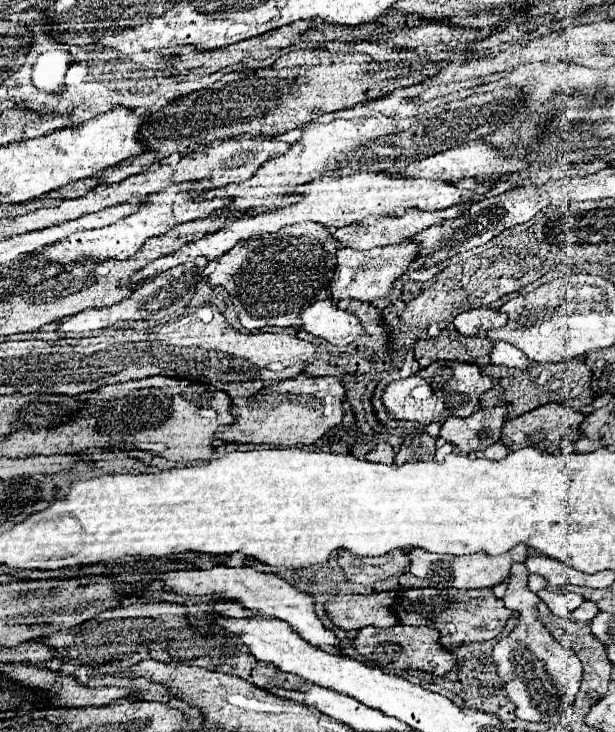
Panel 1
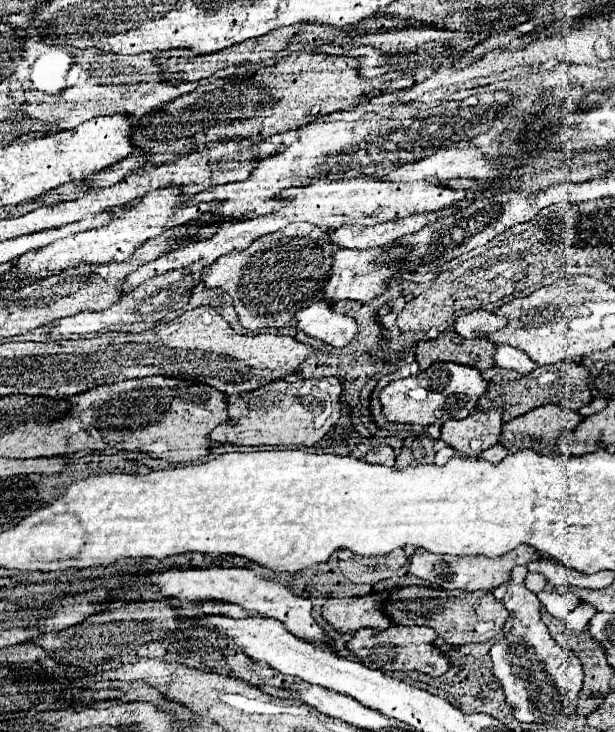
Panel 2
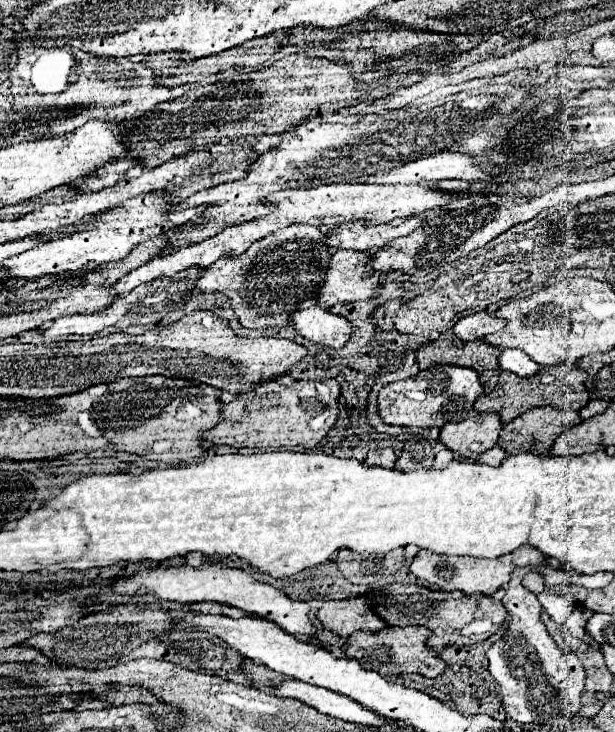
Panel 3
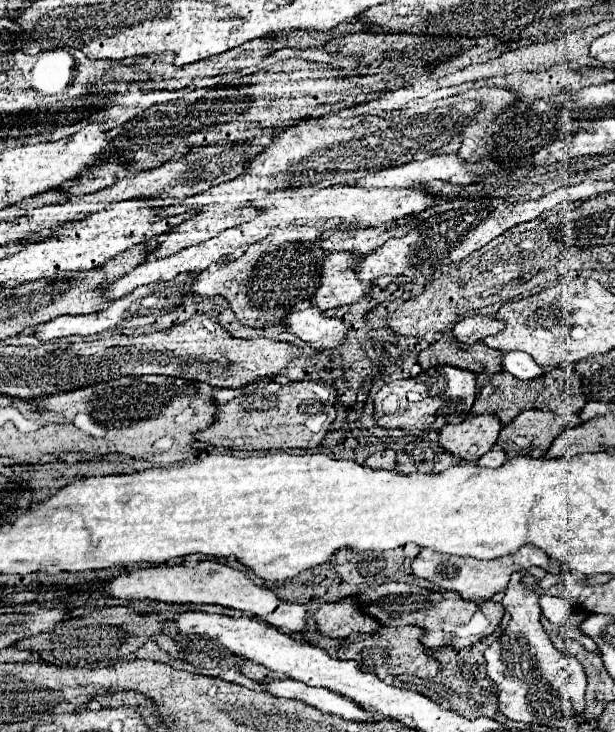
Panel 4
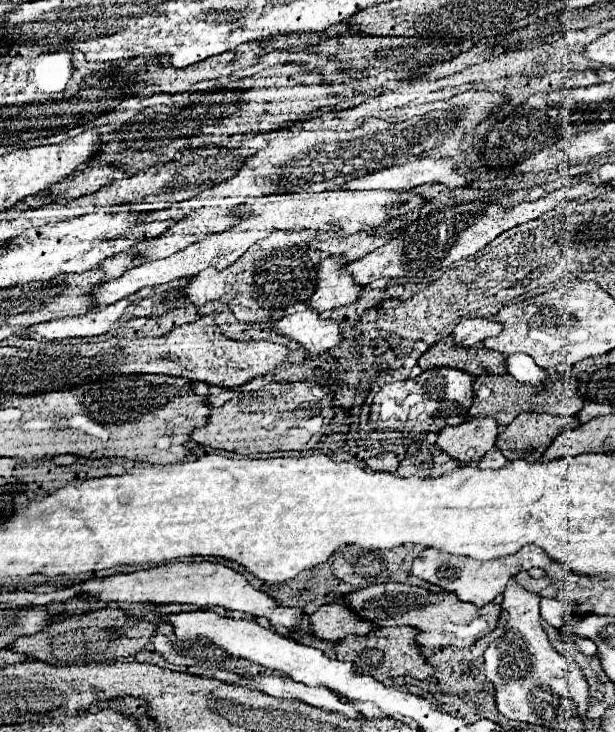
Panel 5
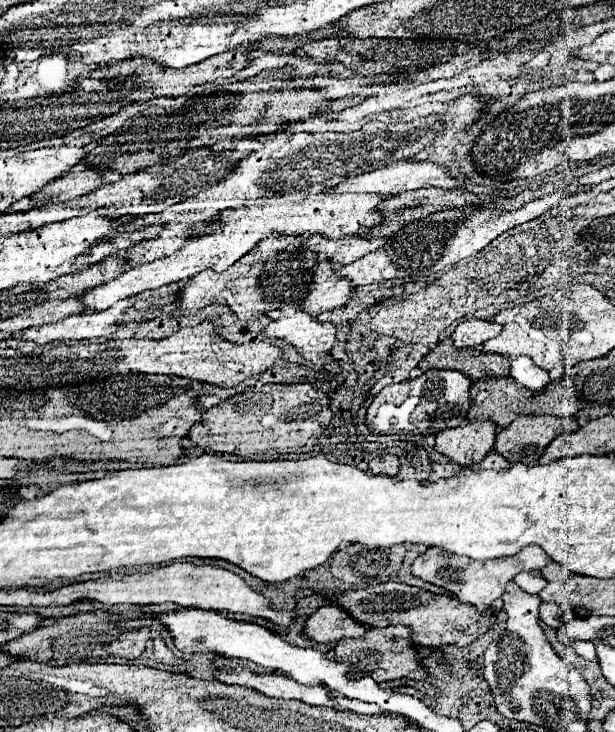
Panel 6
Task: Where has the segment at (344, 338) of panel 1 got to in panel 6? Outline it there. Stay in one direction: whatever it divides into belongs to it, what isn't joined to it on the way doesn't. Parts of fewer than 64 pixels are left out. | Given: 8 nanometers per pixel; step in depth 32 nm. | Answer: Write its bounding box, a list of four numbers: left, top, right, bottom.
[264,312,338,362]

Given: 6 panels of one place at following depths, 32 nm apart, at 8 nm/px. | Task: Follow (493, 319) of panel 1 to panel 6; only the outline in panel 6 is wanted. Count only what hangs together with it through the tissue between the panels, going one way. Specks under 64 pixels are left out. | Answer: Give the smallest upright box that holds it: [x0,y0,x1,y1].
[452,318,502,348]

